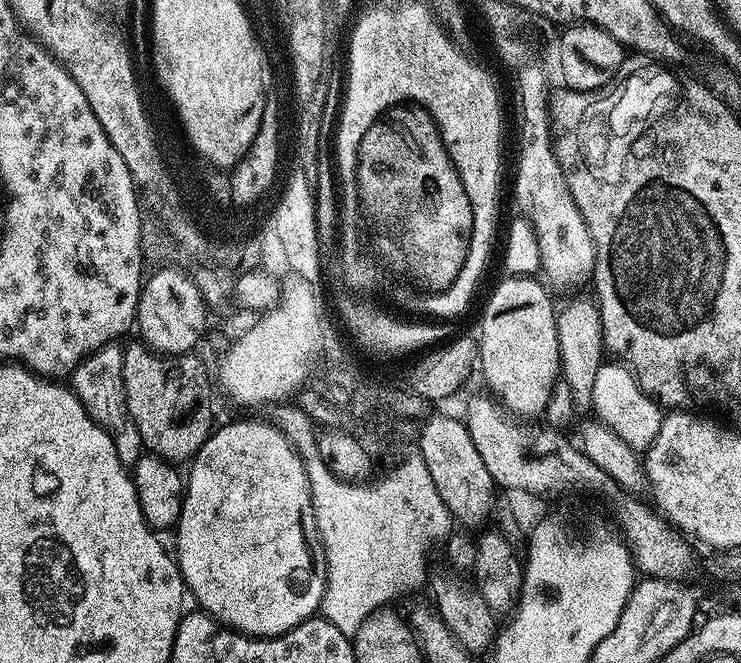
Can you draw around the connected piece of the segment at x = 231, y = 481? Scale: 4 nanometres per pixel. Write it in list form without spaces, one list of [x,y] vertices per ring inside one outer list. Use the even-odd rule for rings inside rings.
[[[236,420],[233,424],[224,424],[215,429],[212,435],[208,437],[206,443],[196,451],[195,456],[192,457],[190,461],[190,467],[192,469],[189,472],[186,472],[186,487],[184,490],[184,505],[180,511],[180,521],[176,523],[174,529],[174,535],[176,535],[176,552],[174,548],[174,559],[177,564],[180,566],[180,573],[184,579],[184,587],[190,593],[191,599],[192,596],[197,600],[199,607],[203,611],[207,612],[213,620],[216,621],[217,625],[223,626],[225,628],[230,628],[234,632],[242,632],[246,636],[281,636],[286,634],[290,629],[296,628],[299,626],[303,620],[313,619],[320,612],[320,603],[324,597],[324,587],[326,586],[326,554],[324,553],[324,547],[320,541],[320,535],[318,534],[318,526],[314,522],[314,502],[312,501],[312,491],[310,490],[310,478],[306,478],[306,466],[304,465],[304,460],[298,453],[292,449],[291,442],[286,438],[286,434],[279,427],[276,428],[272,424],[267,424],[264,420]]]

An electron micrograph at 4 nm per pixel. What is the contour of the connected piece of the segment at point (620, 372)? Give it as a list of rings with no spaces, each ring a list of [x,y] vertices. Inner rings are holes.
[[[620,362],[601,364],[594,378],[592,410],[595,417],[637,452],[647,451],[656,440],[664,414],[661,407],[641,390],[636,377]]]

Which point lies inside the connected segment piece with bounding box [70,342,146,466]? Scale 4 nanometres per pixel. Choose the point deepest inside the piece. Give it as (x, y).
(98, 381)

